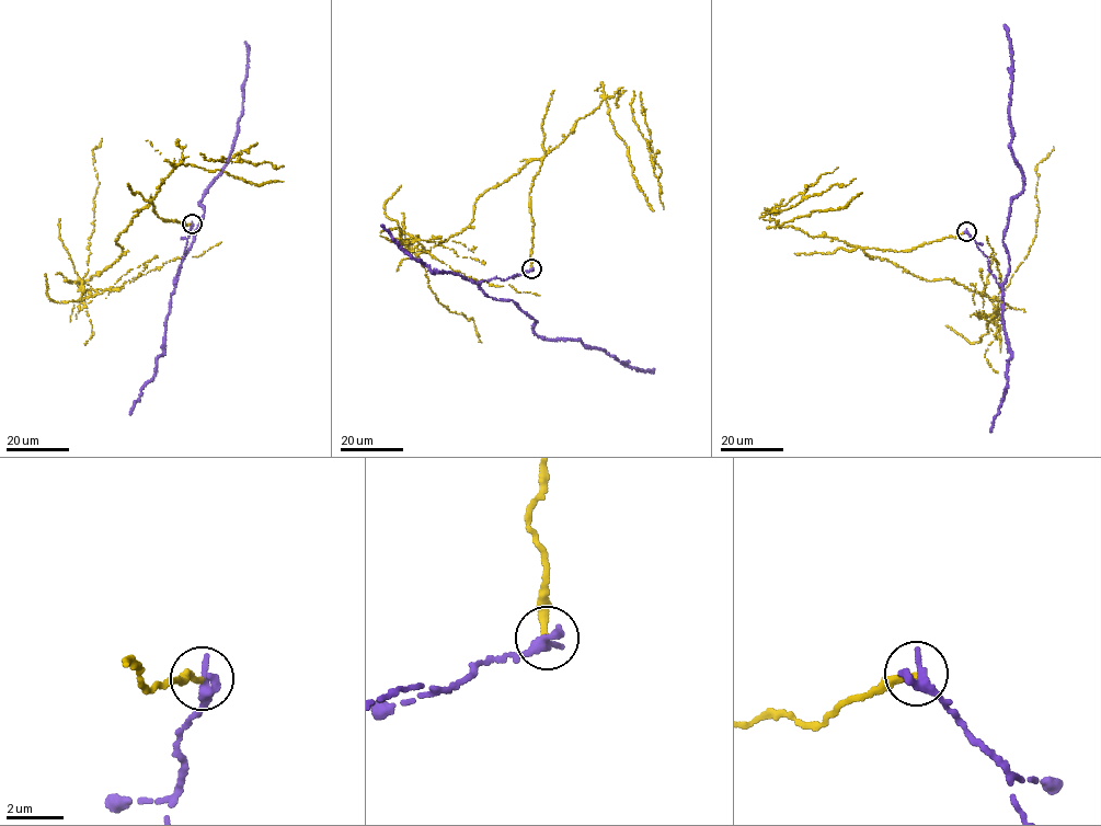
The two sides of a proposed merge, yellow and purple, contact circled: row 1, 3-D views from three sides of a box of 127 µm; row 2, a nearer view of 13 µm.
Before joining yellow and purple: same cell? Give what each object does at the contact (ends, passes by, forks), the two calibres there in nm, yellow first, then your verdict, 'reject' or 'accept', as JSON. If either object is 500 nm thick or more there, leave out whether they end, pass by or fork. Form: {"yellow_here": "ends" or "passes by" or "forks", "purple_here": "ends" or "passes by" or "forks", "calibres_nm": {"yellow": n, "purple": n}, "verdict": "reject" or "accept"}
{"yellow_here": "ends", "purple_here": "passes by", "calibres_nm": {"yellow": 240, "purple": 300}, "verdict": "reject"}

